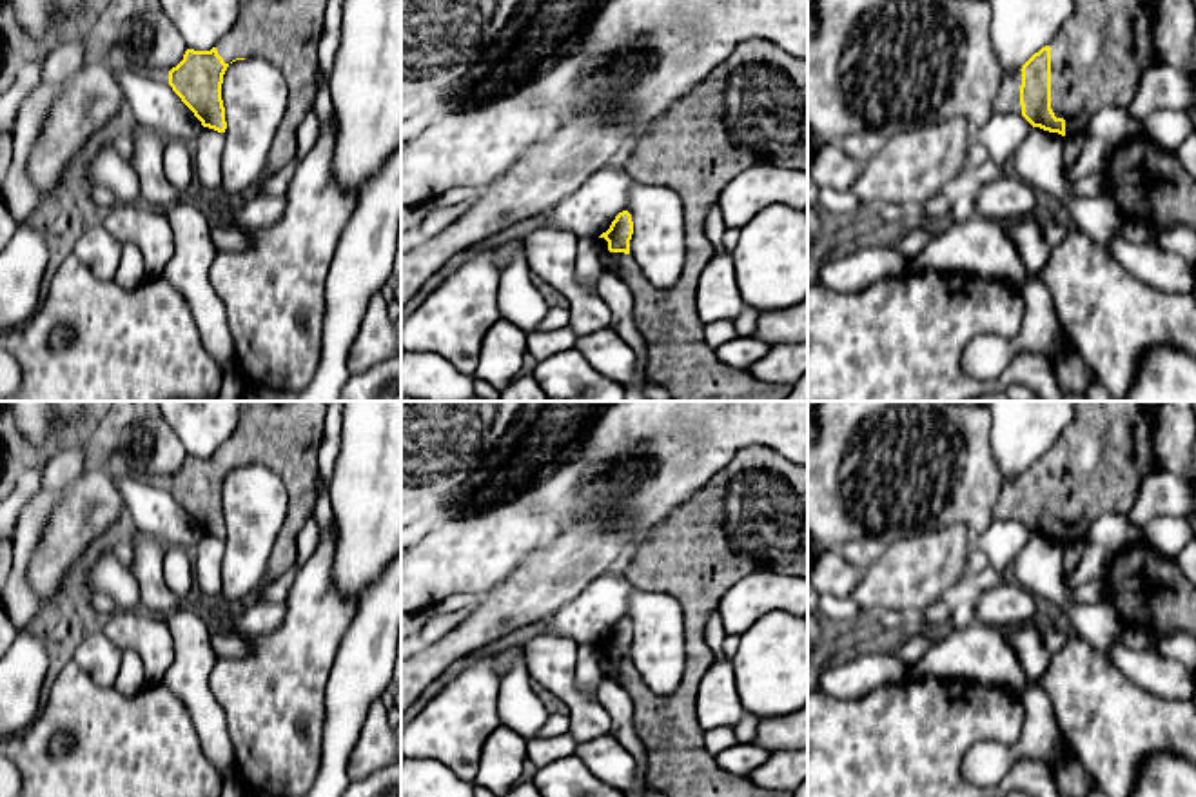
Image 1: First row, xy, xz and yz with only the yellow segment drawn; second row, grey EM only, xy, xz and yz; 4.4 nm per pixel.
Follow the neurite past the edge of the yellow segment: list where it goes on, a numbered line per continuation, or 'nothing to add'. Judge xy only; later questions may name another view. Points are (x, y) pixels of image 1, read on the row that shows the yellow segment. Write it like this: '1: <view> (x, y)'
1: xy (285, 33)

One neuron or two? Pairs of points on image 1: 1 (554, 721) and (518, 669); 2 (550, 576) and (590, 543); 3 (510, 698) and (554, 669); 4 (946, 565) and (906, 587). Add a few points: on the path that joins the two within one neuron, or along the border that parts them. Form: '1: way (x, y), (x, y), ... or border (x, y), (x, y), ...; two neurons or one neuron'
1: border (548, 714), (538, 736); two neurons
2: way (559, 572), (581, 552); one neuron
3: border (521, 649), (525, 669), (532, 681); two neurons
4: way (937, 565), (930, 565), (915, 578); one neuron

